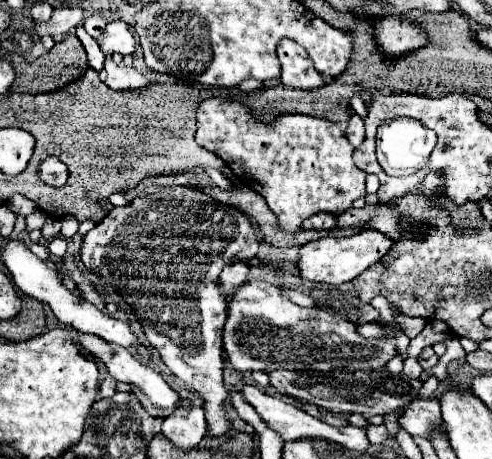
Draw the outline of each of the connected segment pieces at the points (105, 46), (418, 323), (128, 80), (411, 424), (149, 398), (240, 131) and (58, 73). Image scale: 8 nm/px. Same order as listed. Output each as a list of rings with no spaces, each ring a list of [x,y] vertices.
[[[112,21],[106,25],[104,33],[98,37],[98,45],[104,51],[104,55],[110,55],[110,53],[132,55],[136,41],[124,21]]]
[[[392,307],[394,309],[394,315],[396,315],[396,319],[398,319],[398,323],[402,325],[402,329],[406,331],[406,335],[412,339],[412,337],[416,337],[422,329],[424,329],[424,325],[426,325],[426,321],[422,321],[422,319],[418,319],[418,317],[406,317],[406,315],[402,315],[396,307]]]
[[[106,59],[104,69],[108,73],[104,83],[110,89],[138,89],[150,85],[142,73],[138,73],[134,67],[128,67],[124,63],[114,63],[112,59]]]
[[[412,399],[404,409],[402,415],[398,419],[400,427],[406,429],[412,437],[420,435],[430,439],[430,427],[434,423],[438,423],[440,417],[440,407],[438,407],[438,399]]]
[[[78,335],[78,343],[80,343],[80,347],[84,351],[88,351],[92,357],[96,357],[100,363],[104,363],[106,369],[108,369],[108,373],[116,381],[122,381],[122,383],[130,385],[130,391],[138,397],[140,405],[146,409],[148,415],[166,419],[166,417],[170,417],[176,411],[180,395],[162,379],[160,373],[156,373],[152,367],[148,367],[138,357],[134,357],[128,349],[124,349],[120,345],[114,345],[114,343],[102,343],[102,339],[94,339],[94,335]]]
[[[222,97],[204,99],[198,105],[196,121],[196,143],[218,155],[234,171],[234,175],[238,175],[242,183],[258,191],[278,217],[280,227],[288,233],[298,231],[302,221],[310,215],[316,215],[318,211],[332,213],[336,209],[336,213],[342,213],[352,207],[354,199],[366,195],[366,173],[354,165],[354,147],[348,143],[342,129],[332,121],[310,115],[278,115],[272,123],[264,123],[252,115],[248,105]]]
[[[68,33],[62,41],[58,41],[48,53],[40,55],[36,61],[28,63],[24,57],[14,55],[14,69],[16,69],[16,81],[14,87],[10,89],[10,93],[46,93],[46,91],[56,91],[68,83],[72,83],[86,67],[86,51],[80,43],[80,39],[74,33]]]

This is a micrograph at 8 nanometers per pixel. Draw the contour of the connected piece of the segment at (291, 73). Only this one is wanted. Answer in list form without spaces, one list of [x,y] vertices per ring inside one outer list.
[[[282,39],[278,43],[278,57],[282,63],[282,83],[290,87],[322,87],[324,79],[314,69],[314,63],[304,47],[290,39]]]

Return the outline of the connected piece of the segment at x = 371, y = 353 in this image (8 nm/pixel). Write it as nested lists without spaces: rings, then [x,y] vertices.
[[[250,279],[242,283],[228,305],[228,317],[224,323],[224,351],[238,371],[274,371],[274,369],[314,369],[314,371],[354,371],[354,369],[378,369],[384,367],[396,355],[396,341],[392,327],[386,325],[386,339],[364,339],[356,333],[354,323],[340,319],[338,315],[324,309],[304,309],[292,303],[278,285],[272,285],[262,279]]]

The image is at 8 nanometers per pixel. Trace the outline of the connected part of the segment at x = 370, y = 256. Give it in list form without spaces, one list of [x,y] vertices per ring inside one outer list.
[[[366,229],[356,233],[354,237],[324,237],[310,241],[300,247],[300,255],[294,263],[300,277],[312,283],[326,283],[326,285],[342,285],[346,281],[356,279],[364,269],[378,263],[390,249],[392,239],[376,229]]]

